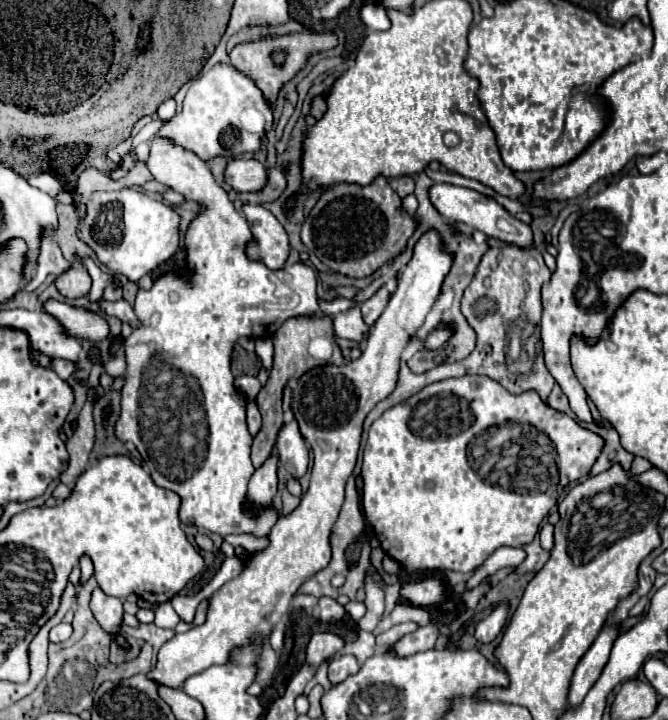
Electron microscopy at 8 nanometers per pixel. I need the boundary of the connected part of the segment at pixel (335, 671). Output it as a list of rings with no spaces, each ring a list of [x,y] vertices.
[[[336,655],[328,665],[328,679],[330,679],[330,683],[338,685],[346,677],[356,675],[358,669],[360,669],[360,665],[354,655]]]

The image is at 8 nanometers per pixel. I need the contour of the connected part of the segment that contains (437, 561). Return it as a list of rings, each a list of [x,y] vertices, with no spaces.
[[[464,375],[460,379],[446,379],[440,383],[432,383],[424,387],[420,393],[412,395],[410,399],[390,407],[384,411],[370,427],[368,445],[364,449],[364,463],[362,463],[362,507],[366,521],[372,525],[382,549],[400,561],[408,571],[460,571],[470,573],[484,563],[484,559],[498,547],[524,547],[534,539],[540,529],[542,519],[548,515],[550,507],[556,505],[558,493],[566,487],[566,481],[578,481],[580,477],[588,475],[596,457],[602,451],[602,439],[588,429],[580,427],[572,417],[548,407],[540,397],[532,391],[512,395],[500,383],[484,375]]]

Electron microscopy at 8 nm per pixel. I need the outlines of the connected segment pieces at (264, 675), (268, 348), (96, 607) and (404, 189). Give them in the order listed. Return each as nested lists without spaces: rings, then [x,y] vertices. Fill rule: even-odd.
[[[268,634],[264,639],[262,653],[259,659],[261,661],[258,662],[258,673],[256,675],[256,679],[247,690],[250,695],[259,696],[263,692],[264,688],[272,683],[273,674],[277,667],[279,658],[272,649],[269,639],[270,634]]]
[[[258,338],[255,341],[255,351],[260,357],[267,373],[270,372],[273,365],[274,348],[270,338]]]
[[[96,587],[90,605],[92,605],[92,613],[96,613],[96,621],[100,621],[100,625],[104,625],[108,633],[112,635],[120,633],[124,611],[122,611],[122,601],[118,597],[110,597],[100,587]]]
[[[400,177],[400,179],[394,183],[394,187],[396,187],[396,193],[398,193],[400,197],[406,197],[406,195],[414,193],[414,179],[412,179],[412,177]]]

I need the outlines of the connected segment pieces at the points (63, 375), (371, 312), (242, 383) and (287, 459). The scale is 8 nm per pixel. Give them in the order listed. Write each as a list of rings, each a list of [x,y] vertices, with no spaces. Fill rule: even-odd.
[[[52,361],[52,365],[54,365],[56,375],[64,381],[68,381],[76,373],[76,365],[72,365],[70,361]]]
[[[380,287],[368,301],[364,301],[362,305],[362,315],[364,315],[364,323],[366,325],[374,325],[376,319],[380,317],[380,313],[384,311],[386,303],[390,299],[390,291],[386,287]]]
[[[244,375],[244,377],[238,377],[238,379],[236,379],[236,387],[238,387],[250,401],[254,401],[262,385],[260,385],[260,381],[258,381],[256,377]]]
[[[296,421],[284,425],[280,429],[280,437],[276,443],[280,451],[280,463],[282,467],[296,479],[300,479],[308,471],[310,463],[310,451],[306,447],[306,441],[302,439]]]

